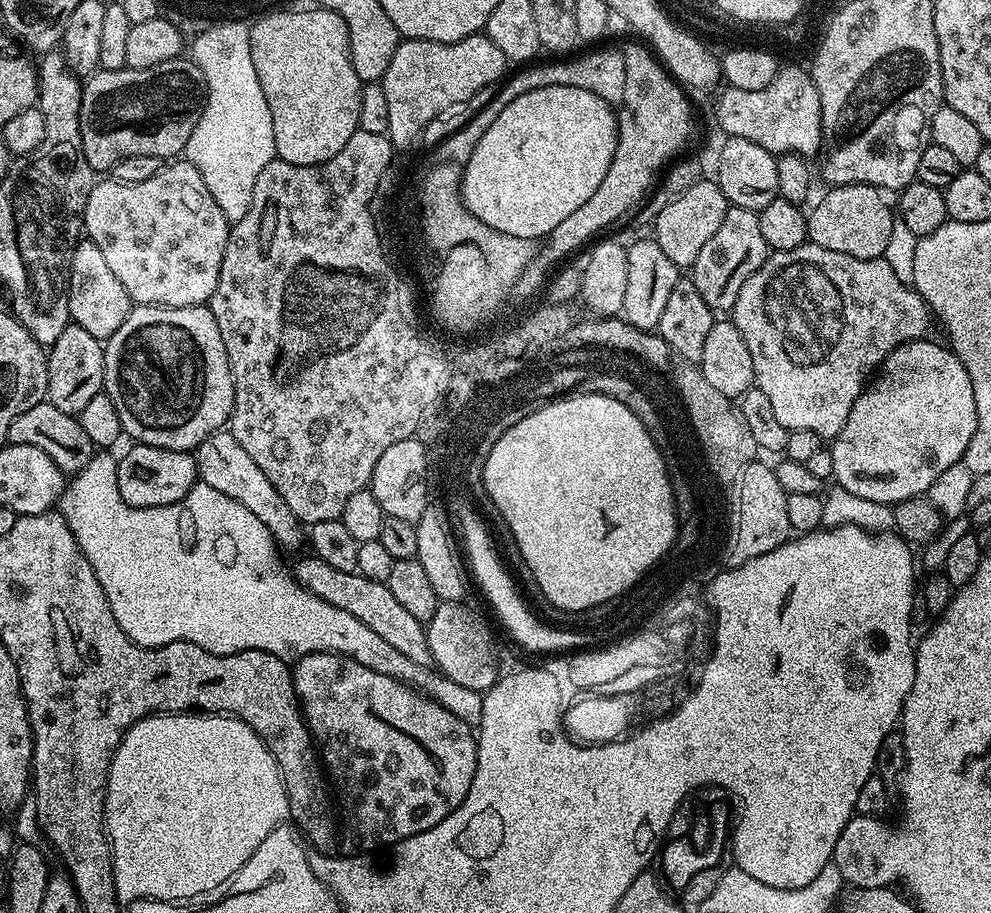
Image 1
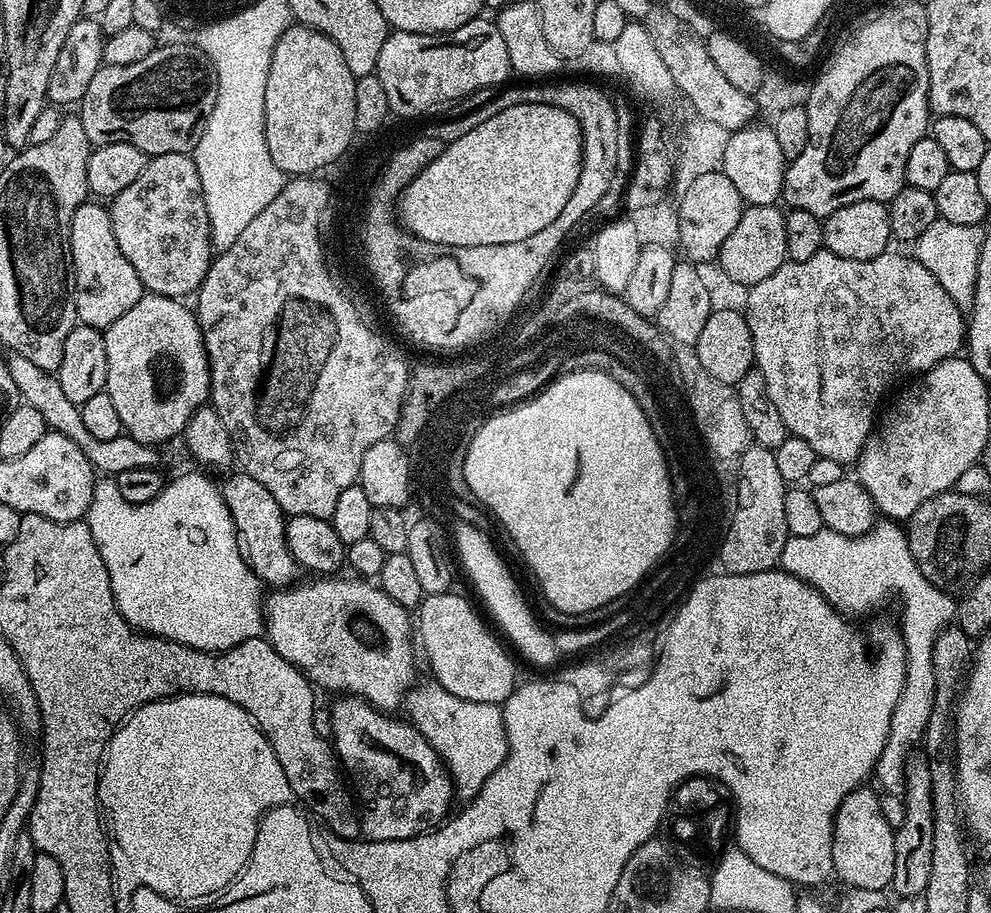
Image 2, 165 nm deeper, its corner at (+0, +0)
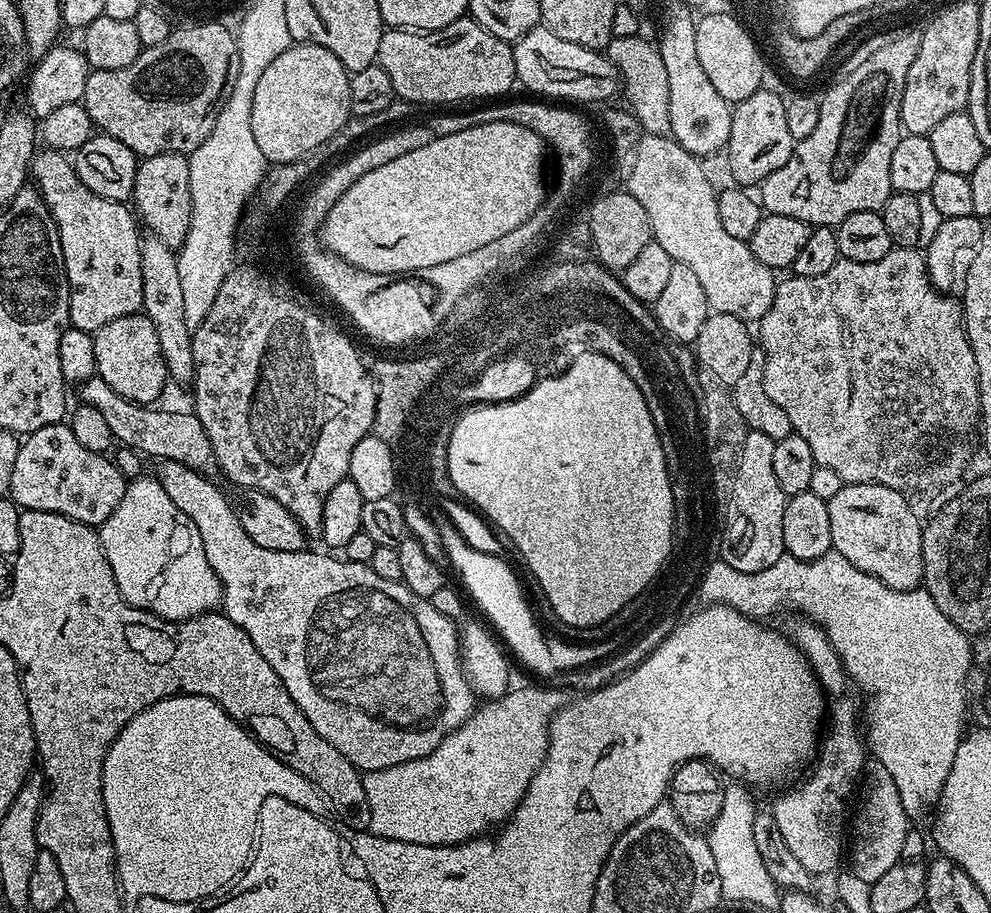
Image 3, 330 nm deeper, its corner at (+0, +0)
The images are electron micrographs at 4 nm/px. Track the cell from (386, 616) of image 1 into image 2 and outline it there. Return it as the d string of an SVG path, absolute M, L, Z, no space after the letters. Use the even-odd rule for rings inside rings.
M243 470L233 471L232 474L222 484L222 491L226 506L230 510L230 518L234 522L240 553L244 555L249 568L255 572L257 580L265 585L272 584L268 586L276 590L289 587L297 579L298 565L286 546L285 512L278 506L278 502L274 502L274 494L270 494L270 490L266 490L266 486L258 482L258 478L250 478L250 474Z

